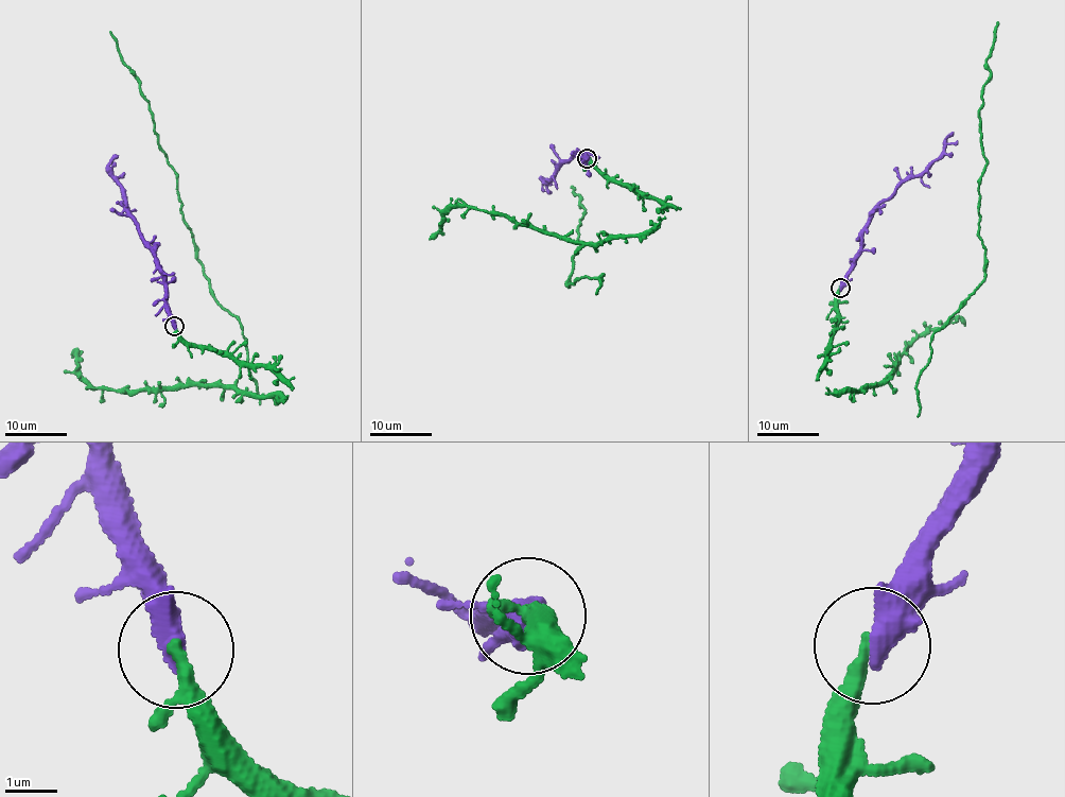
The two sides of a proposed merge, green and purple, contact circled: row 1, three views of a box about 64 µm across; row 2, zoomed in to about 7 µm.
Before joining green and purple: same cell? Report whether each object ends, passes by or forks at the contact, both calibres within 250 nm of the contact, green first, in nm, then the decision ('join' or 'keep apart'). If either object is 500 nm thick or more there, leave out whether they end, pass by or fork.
calibres 200 and 500 nm; join

